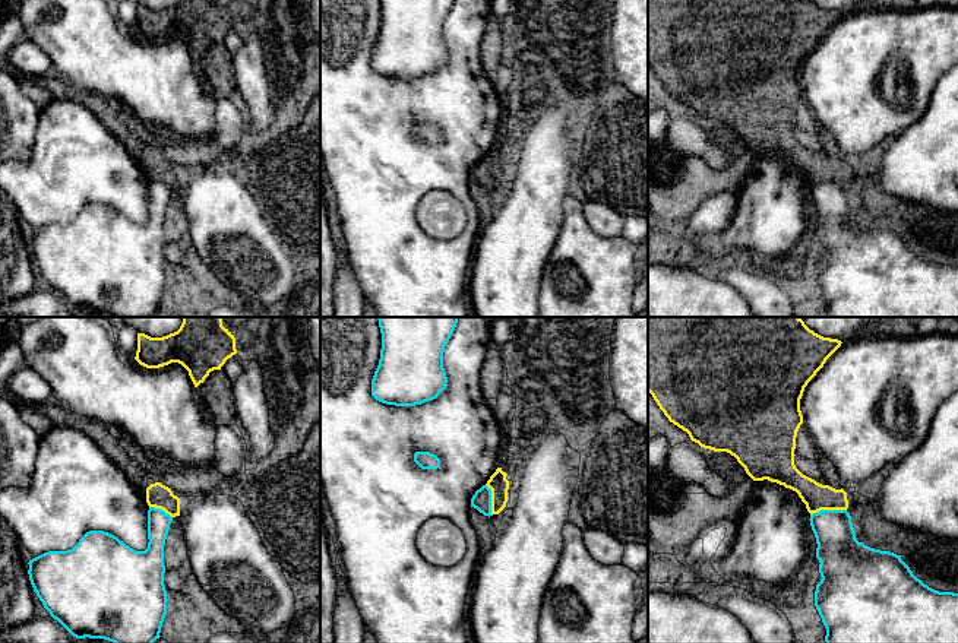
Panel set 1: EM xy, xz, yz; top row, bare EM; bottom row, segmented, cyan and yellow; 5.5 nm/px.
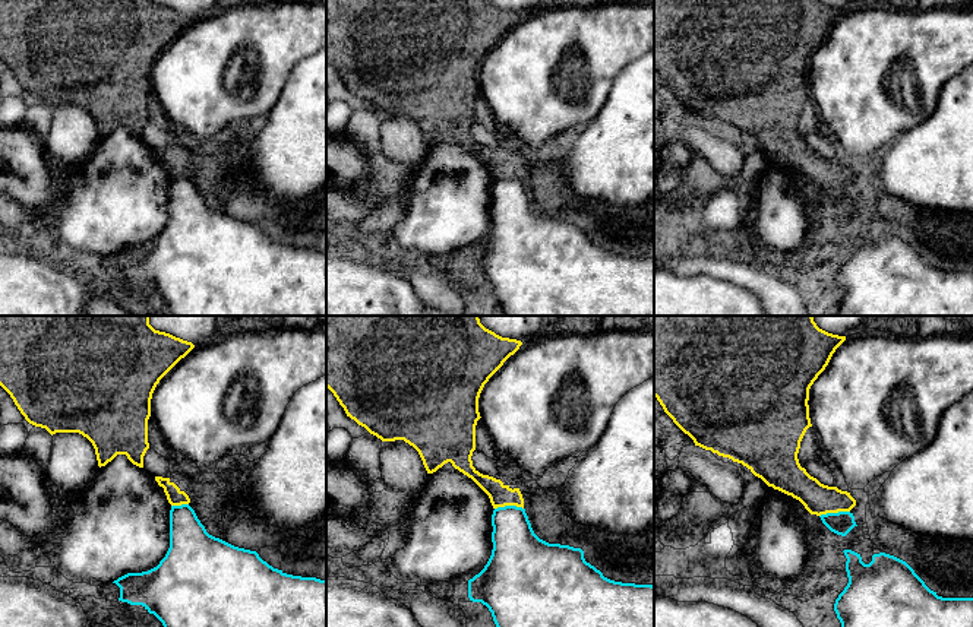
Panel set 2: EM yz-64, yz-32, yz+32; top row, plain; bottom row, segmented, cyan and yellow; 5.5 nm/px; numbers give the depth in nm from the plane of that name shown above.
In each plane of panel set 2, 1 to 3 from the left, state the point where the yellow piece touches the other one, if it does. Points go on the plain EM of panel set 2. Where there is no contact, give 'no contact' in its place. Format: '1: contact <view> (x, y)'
1: contact yz-64 (179, 179)
2: contact yz-32 (508, 179)
3: contact yz+32 (834, 186)

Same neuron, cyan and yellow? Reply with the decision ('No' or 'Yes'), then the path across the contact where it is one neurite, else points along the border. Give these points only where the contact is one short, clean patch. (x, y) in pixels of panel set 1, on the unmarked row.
No. Boundary: yz (846, 181), (821, 181), (811, 187)

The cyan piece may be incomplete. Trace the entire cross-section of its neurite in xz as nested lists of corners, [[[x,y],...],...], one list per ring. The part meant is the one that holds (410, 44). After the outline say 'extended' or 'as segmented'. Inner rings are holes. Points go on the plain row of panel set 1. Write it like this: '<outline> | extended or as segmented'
[[[380,0],[382,22],[371,69],[386,77],[415,79],[436,72],[448,50],[443,25],[455,0]]] | as segmented

